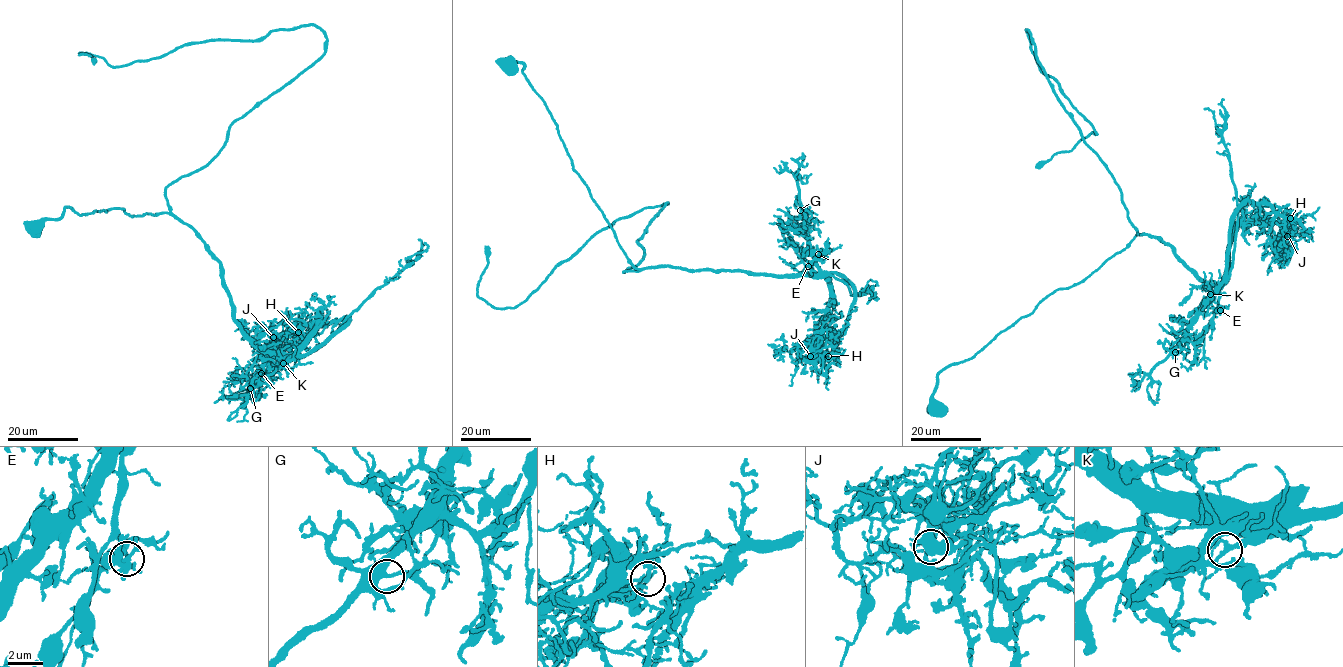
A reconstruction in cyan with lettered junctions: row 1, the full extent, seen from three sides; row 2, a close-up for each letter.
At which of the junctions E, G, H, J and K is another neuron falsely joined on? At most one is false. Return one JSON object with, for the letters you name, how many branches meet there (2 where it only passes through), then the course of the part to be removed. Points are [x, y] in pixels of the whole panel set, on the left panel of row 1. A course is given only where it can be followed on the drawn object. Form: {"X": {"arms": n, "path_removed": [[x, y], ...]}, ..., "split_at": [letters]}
{"J": {"arms": 2, "path_removed": [[273, 337], [281, 344], [264, 346], [263, 350], [277, 355], [283, 367], [292, 370]]}, "split_at": ["J"]}

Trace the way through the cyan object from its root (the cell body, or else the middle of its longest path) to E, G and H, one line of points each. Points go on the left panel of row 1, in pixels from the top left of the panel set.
E: (35, 230), (68, 207), (79, 215), (164, 212), (187, 223), (218, 261), (235, 319), (266, 355), (261, 373)
G: (35, 230), (68, 207), (79, 215), (164, 212), (191, 226), (218, 261), (243, 330), (284, 357), (250, 388)
H: (35, 230), (65, 207), (173, 214), (218, 261), (246, 334), (289, 354), (316, 324), (290, 329), (298, 332)

